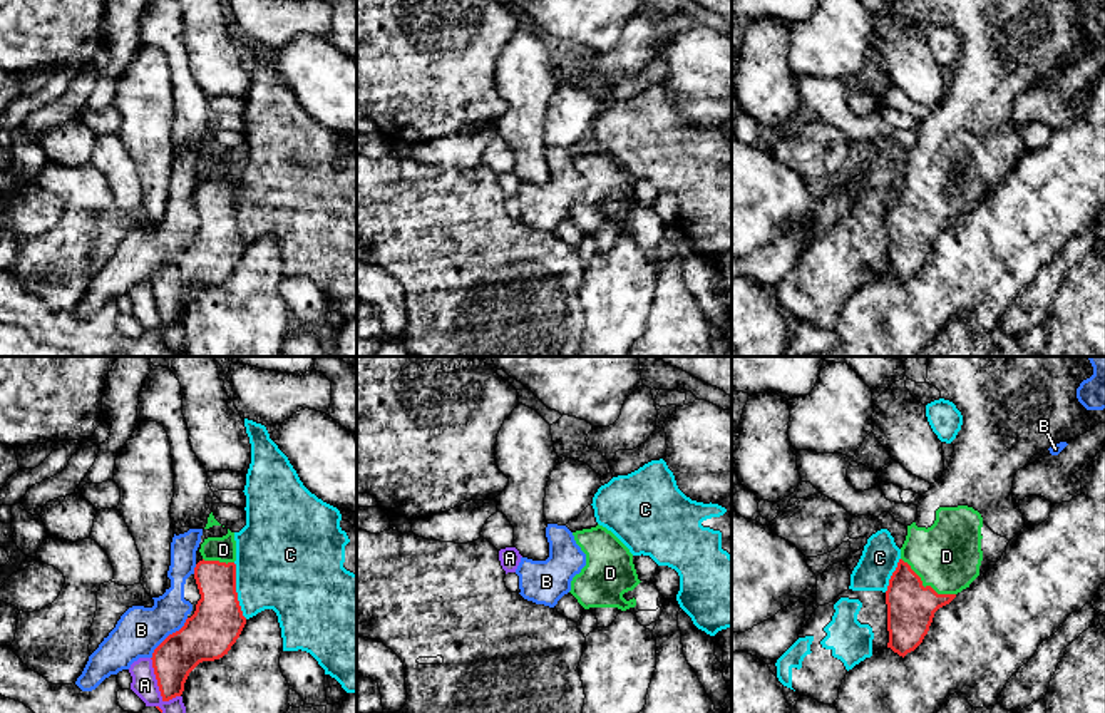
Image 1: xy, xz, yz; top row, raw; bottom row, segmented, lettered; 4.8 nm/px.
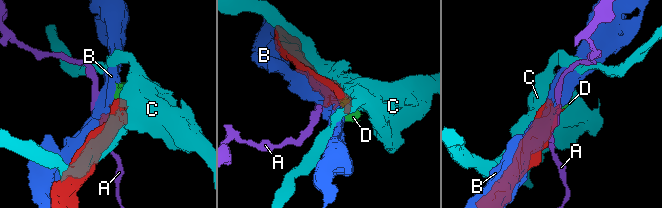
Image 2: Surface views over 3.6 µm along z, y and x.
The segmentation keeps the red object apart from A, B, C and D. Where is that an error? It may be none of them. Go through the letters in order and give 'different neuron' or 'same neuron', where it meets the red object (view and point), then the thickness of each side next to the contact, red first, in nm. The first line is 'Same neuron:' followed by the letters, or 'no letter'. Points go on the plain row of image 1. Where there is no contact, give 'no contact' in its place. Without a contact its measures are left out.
Same neuron: D
A: different neuron; contact xy (158, 310); calibres 200 and 120 nm
B: different neuron; contact xy (168, 261); calibres 240 and 220 nm
C: different neuron; contact xy (235, 216); calibres 240 and 420 nm
D: same neuron; contact yz (926, 211); calibres 240 and 320 nm

